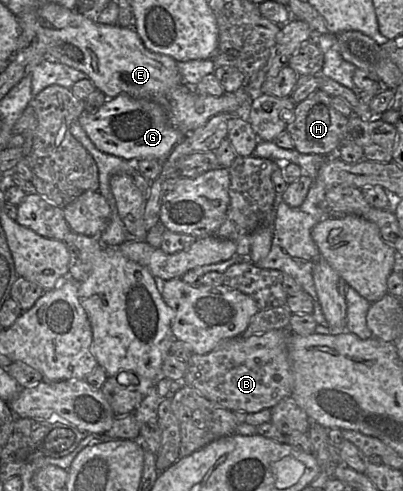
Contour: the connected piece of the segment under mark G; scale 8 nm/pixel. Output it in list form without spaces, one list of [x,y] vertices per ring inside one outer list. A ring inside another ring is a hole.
[[[127,94],[107,100],[96,113],[83,113],[78,123],[98,150],[127,161],[146,158],[163,161],[185,137],[170,125],[164,110],[158,104]]]

